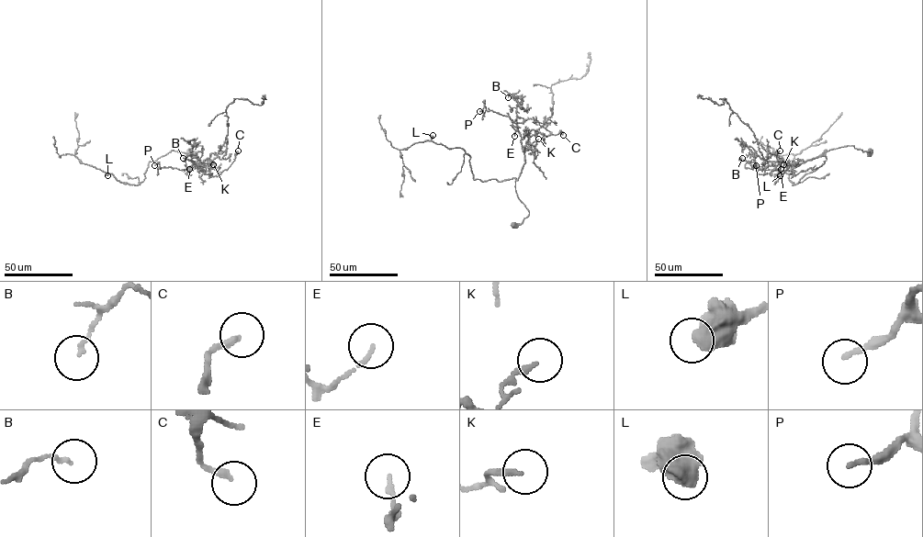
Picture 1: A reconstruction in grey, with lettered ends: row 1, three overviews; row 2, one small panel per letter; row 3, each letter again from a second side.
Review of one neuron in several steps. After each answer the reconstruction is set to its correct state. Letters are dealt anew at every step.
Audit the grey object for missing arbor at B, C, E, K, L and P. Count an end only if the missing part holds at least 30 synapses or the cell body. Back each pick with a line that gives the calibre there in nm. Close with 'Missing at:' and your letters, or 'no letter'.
Missing at: no letter

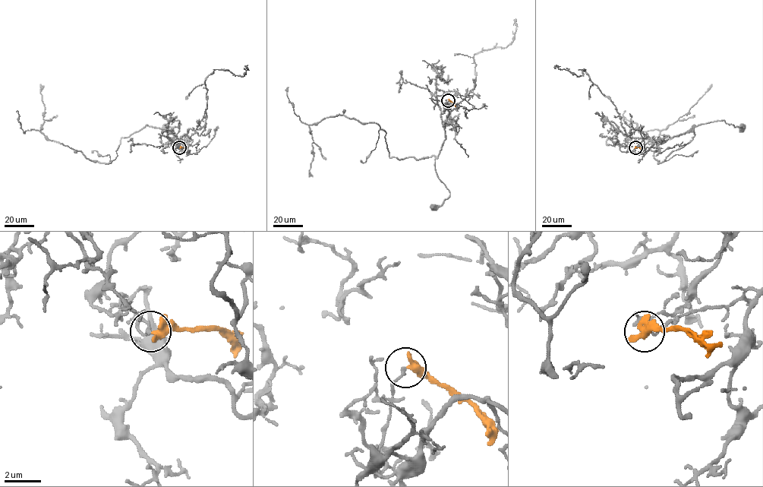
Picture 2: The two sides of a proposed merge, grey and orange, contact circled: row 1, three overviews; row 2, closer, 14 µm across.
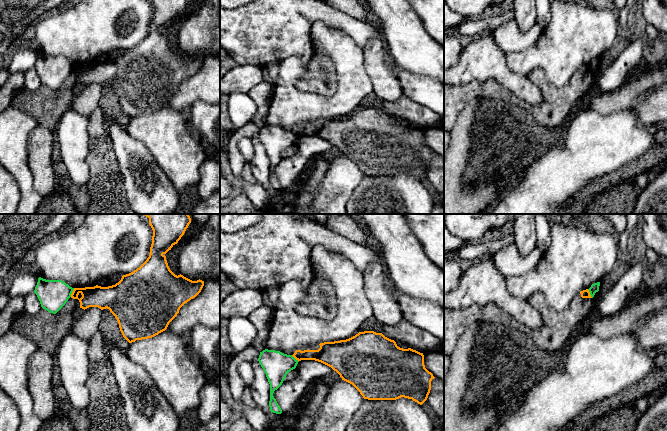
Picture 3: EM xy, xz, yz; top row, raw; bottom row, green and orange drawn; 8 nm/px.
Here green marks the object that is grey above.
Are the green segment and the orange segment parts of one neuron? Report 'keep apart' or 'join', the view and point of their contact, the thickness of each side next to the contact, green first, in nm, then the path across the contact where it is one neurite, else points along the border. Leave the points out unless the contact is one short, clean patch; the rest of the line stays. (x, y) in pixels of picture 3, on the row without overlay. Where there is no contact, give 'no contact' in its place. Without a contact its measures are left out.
keep apart; contact xy (72, 67); calibres 240 and 180 nm; border xy (74, 64), (70, 72)

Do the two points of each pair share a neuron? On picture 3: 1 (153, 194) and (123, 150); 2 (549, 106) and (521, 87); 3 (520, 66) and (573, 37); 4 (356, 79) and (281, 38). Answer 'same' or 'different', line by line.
1: same
2: different
3: same
4: different

